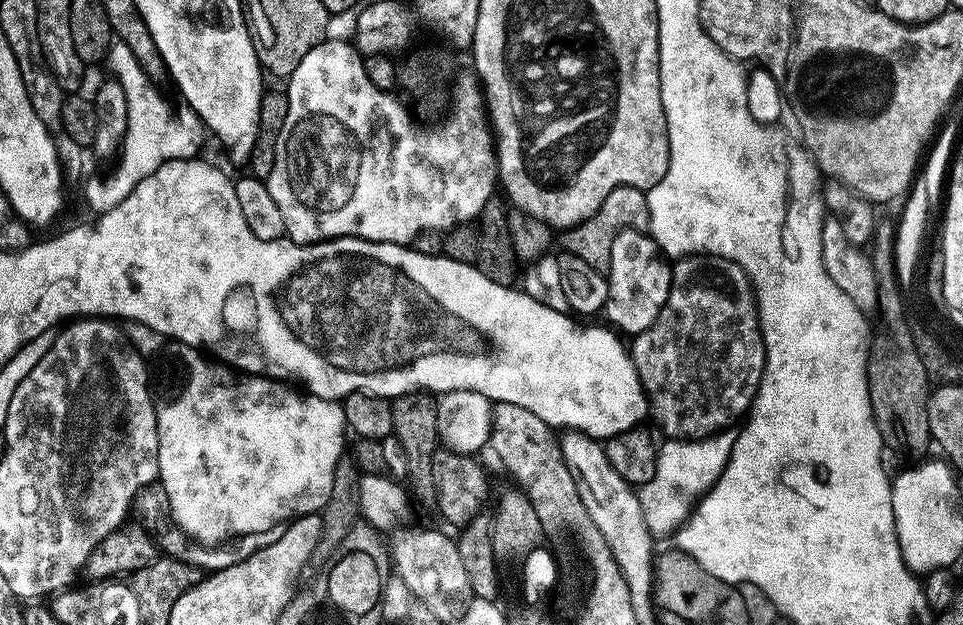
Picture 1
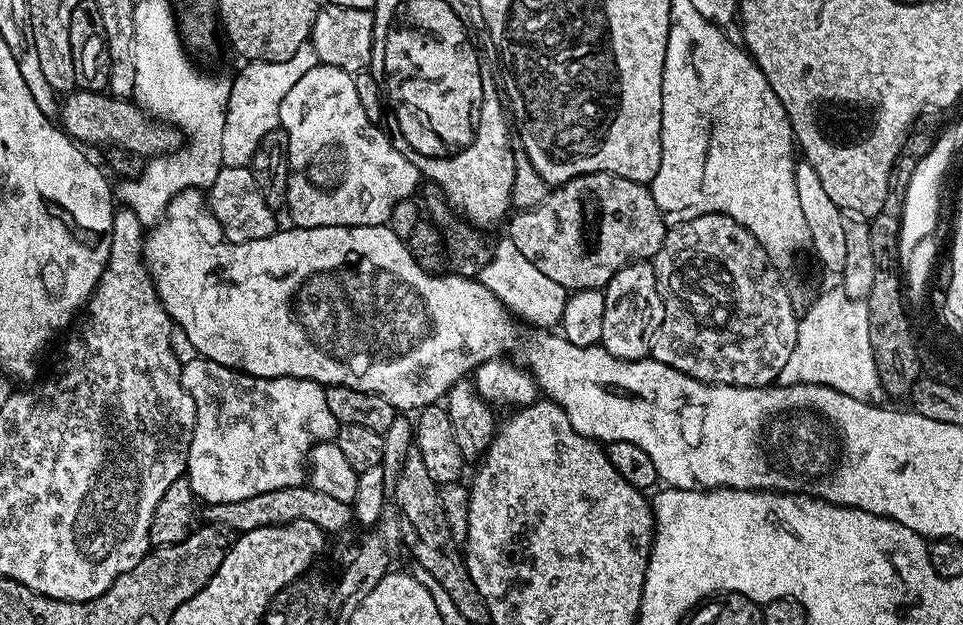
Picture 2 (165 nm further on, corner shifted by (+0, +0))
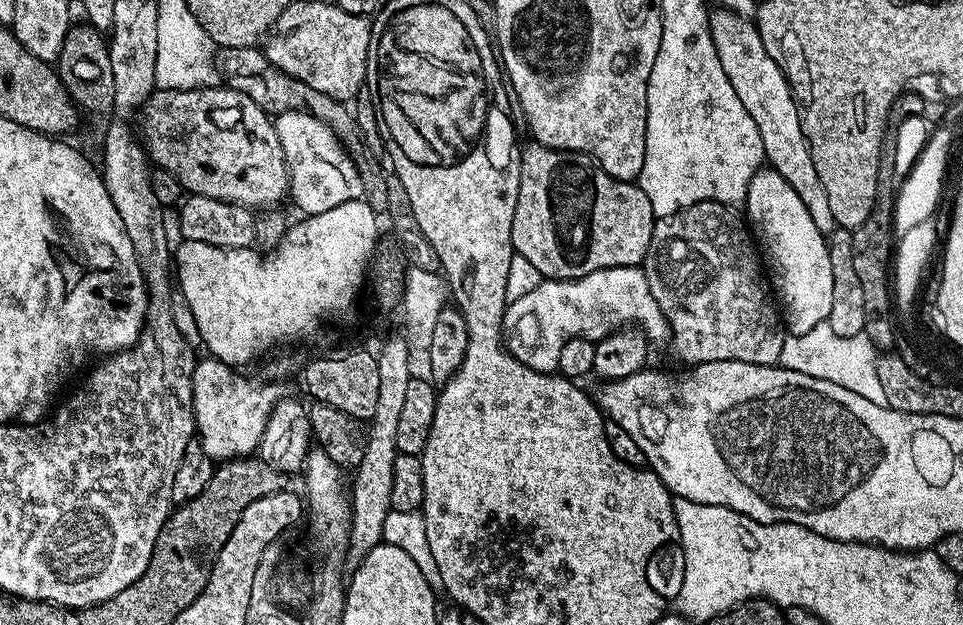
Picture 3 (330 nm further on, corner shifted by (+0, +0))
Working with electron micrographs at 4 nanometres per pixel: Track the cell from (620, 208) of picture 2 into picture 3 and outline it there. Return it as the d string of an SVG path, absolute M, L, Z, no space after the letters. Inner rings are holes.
M528 142L519 157L518 206L514 206L512 227L515 255L526 258L526 262L530 262L541 277L549 280L577 280L598 270L643 265L658 218L650 206L650 198L646 198L639 183L615 180L591 156L585 156L582 152L563 152Z

